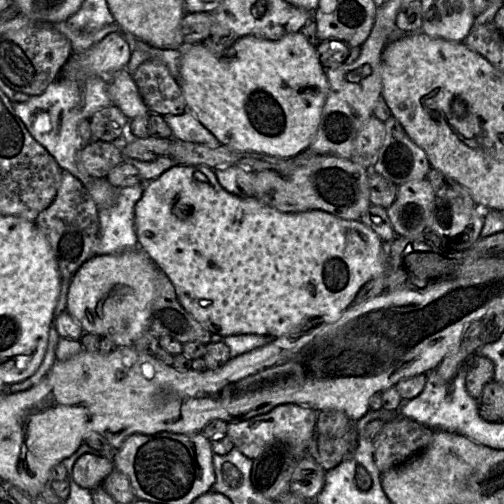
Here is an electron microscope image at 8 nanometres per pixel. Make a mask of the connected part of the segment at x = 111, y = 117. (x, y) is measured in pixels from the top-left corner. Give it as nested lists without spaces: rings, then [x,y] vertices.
[[[115,105],[96,112],[90,119],[93,141],[112,142],[129,128],[129,118]]]

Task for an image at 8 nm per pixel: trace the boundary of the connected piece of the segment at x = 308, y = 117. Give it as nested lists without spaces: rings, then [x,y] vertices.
[[[295,32],[279,40],[247,35],[221,52],[212,52],[203,42],[183,43],[178,49],[186,105],[220,144],[277,157],[296,156],[309,148],[329,82],[316,46],[304,35]]]

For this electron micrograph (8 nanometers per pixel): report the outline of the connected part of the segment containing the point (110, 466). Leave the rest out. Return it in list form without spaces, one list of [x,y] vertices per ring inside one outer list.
[[[84,454],[75,462],[72,476],[77,485],[93,490],[101,485],[114,468],[114,462],[106,457]]]

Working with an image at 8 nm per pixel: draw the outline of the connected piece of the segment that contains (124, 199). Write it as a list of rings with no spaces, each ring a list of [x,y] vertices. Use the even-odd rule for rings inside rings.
[[[144,185],[121,188],[112,206],[98,209],[101,239],[96,255],[108,255],[139,247],[135,229],[135,206],[143,193]]]

